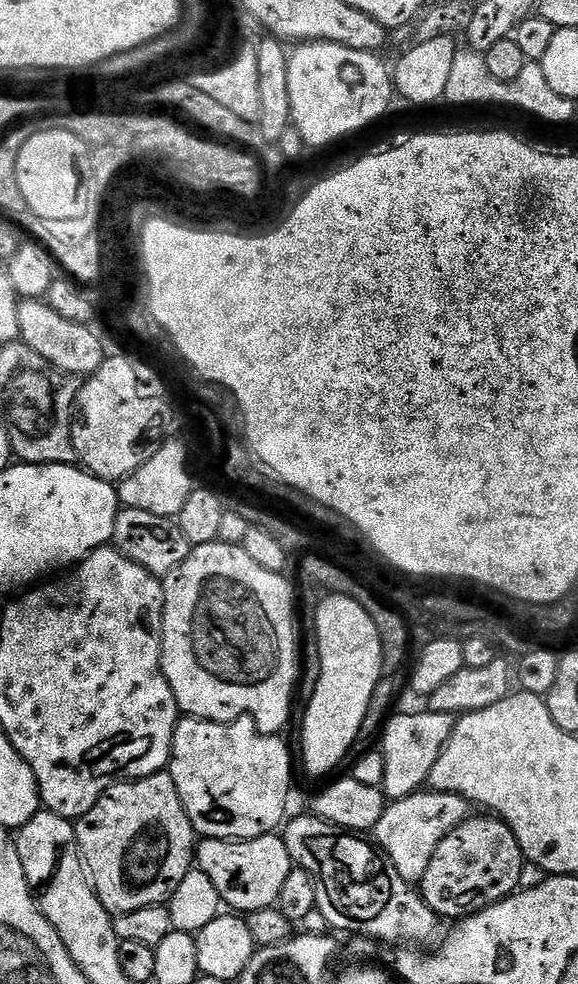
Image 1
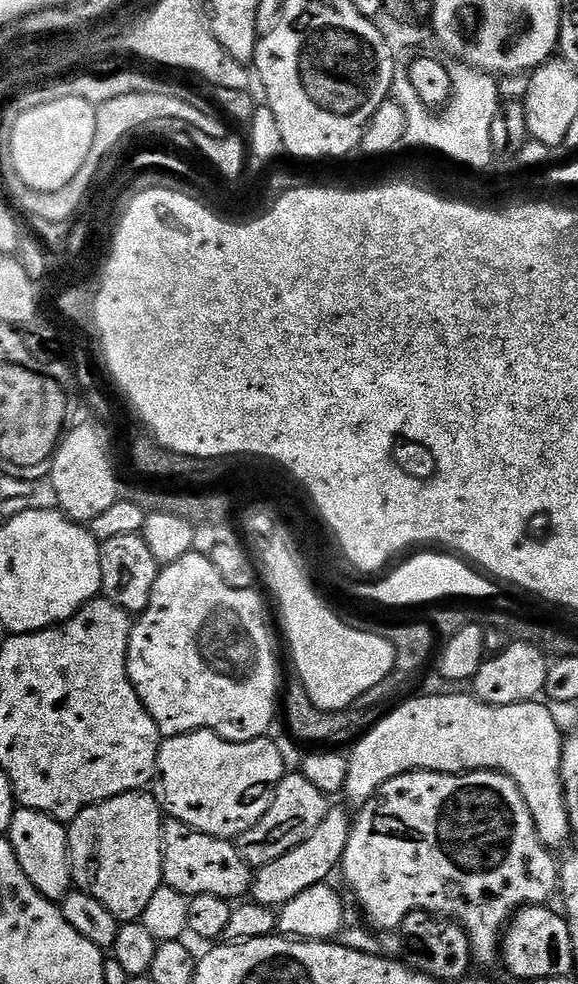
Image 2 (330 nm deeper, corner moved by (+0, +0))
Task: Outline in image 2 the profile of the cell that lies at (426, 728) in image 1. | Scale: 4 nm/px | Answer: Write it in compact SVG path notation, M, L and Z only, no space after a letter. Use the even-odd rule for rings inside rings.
M329 807L326 818L322 818L318 830L314 830L314 834L306 838L306 842L282 854L282 858L274 858L274 862L266 862L261 868L255 869L250 889L251 899L255 903L279 909L294 898L298 898L298 894L325 883L329 879L328 875L339 869L340 859L346 850L346 842L350 842L353 822L350 812L348 816L349 809L344 808Z

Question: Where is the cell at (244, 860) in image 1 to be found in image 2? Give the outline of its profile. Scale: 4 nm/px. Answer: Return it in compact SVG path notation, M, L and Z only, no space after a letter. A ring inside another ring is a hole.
M181 820L164 822L164 884L189 898L198 894L214 894L223 900L235 901L252 887L253 869L240 857L239 847L232 840L220 840L205 832L193 832Z

